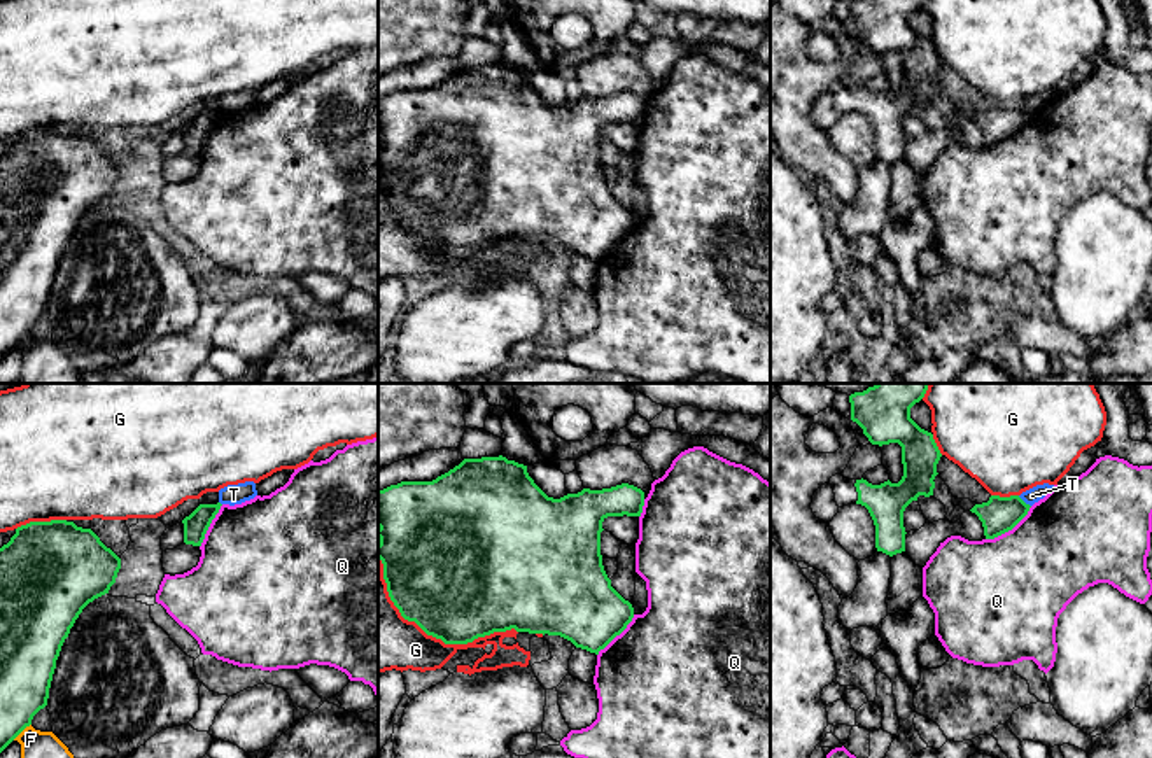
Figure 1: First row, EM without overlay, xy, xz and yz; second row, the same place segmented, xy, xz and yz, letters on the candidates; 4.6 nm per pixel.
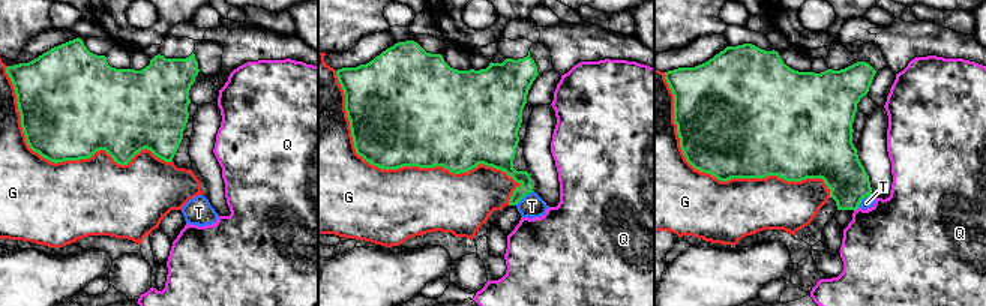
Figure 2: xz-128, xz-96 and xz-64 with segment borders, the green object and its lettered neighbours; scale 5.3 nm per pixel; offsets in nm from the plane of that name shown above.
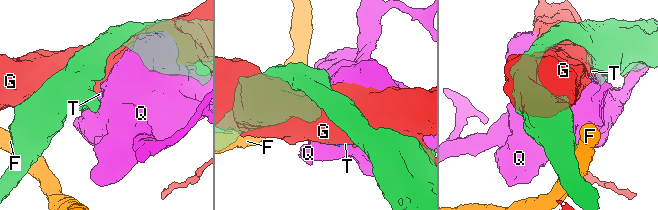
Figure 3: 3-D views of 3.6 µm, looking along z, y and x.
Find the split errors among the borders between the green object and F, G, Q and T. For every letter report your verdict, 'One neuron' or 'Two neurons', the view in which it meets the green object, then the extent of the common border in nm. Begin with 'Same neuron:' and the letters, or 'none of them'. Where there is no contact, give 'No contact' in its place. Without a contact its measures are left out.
Same neuron: none of them
F: Two neurons. Touches green in xy. Shared border 120 nm
G: Two neurons. Touches green in xz. Shared border 750 nm
Q: Two neurons. Touches green in yz. Shared border 260 nm
T: Two neurons. Touches green in yz. Shared border 80 nm

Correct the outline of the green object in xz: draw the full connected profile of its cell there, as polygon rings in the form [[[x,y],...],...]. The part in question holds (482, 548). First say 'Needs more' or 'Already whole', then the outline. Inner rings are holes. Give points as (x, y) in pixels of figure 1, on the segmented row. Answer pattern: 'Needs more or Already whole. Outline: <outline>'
Already whole. Outline: [[[502,455],[464,459],[459,466],[432,481],[401,481],[390,485],[378,490],[378,558],[383,564],[383,579],[387,583],[389,597],[404,620],[415,621],[427,635],[441,639],[445,644],[467,644],[478,637],[515,628],[516,632],[560,635],[576,648],[599,655],[599,651],[620,635],[634,618],[632,604],[611,586],[611,579],[602,565],[602,522],[608,516],[641,516],[643,506],[644,492],[629,483],[602,490],[583,488],[578,494],[567,494],[560,499],[548,497],[529,476],[527,466],[508,460]]]

